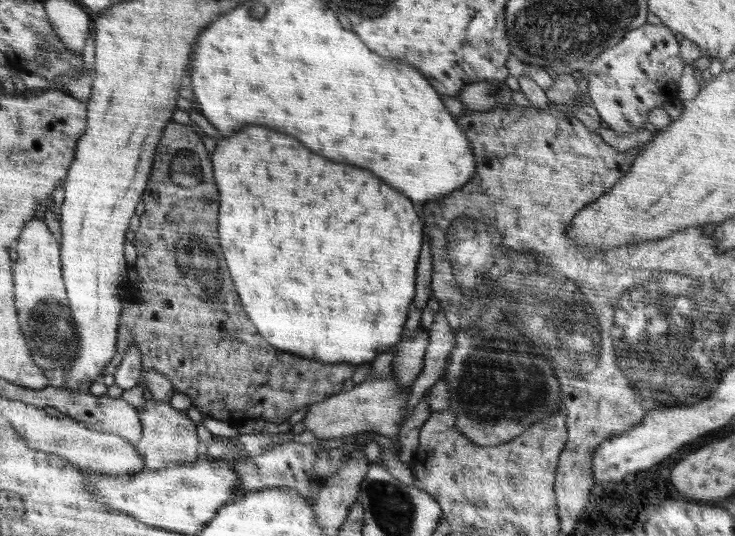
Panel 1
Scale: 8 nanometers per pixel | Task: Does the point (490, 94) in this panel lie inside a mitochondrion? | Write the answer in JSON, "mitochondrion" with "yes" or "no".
{"mitochondrion":"yes"}

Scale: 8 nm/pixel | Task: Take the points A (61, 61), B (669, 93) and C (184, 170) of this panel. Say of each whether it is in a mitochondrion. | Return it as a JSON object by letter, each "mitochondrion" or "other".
{"A":"mitochondrion","B":"other","C":"mitochondrion"}

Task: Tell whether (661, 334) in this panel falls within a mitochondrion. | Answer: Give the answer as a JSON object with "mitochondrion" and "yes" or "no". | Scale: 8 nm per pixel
{"mitochondrion":"yes"}

